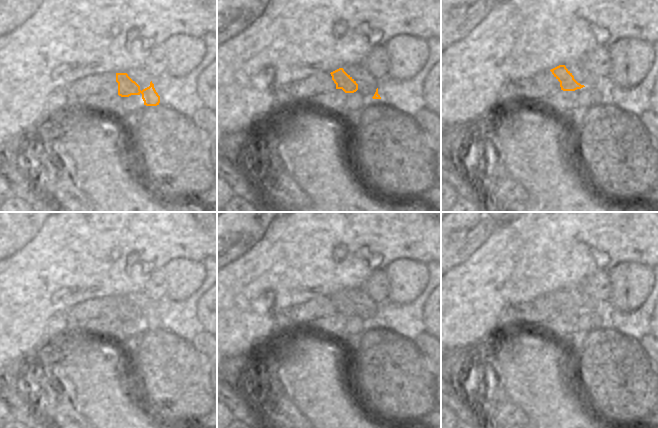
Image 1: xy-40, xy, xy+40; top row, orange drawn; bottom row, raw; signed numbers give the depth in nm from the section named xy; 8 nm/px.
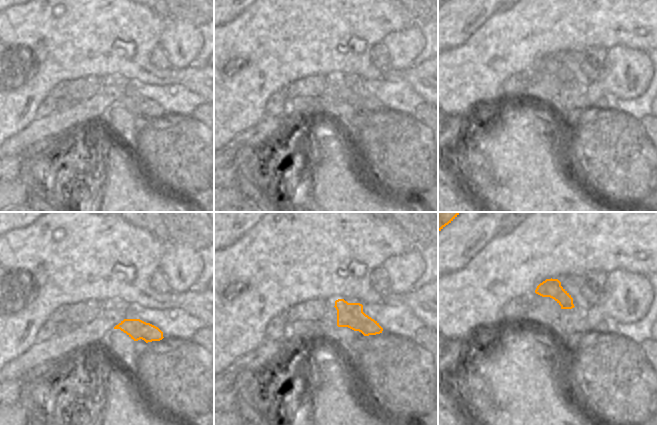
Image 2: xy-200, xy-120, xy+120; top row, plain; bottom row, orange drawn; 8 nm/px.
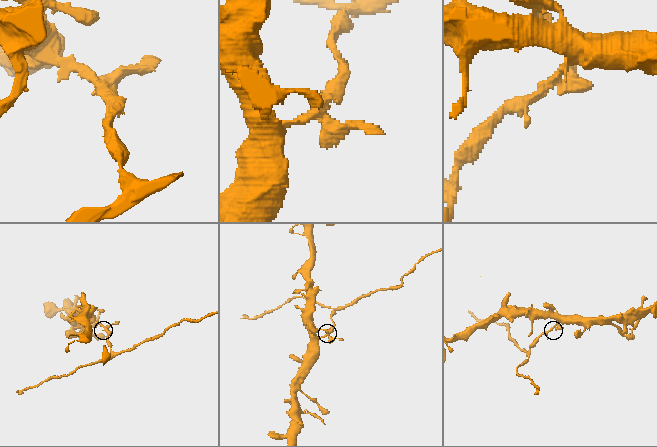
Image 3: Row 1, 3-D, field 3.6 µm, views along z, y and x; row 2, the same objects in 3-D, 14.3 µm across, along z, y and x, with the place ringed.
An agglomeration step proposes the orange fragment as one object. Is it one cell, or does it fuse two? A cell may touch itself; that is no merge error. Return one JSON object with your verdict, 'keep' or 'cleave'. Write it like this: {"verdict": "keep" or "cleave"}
{"verdict": "cleave"}

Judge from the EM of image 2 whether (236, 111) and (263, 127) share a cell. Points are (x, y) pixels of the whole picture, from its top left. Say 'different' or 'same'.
different

